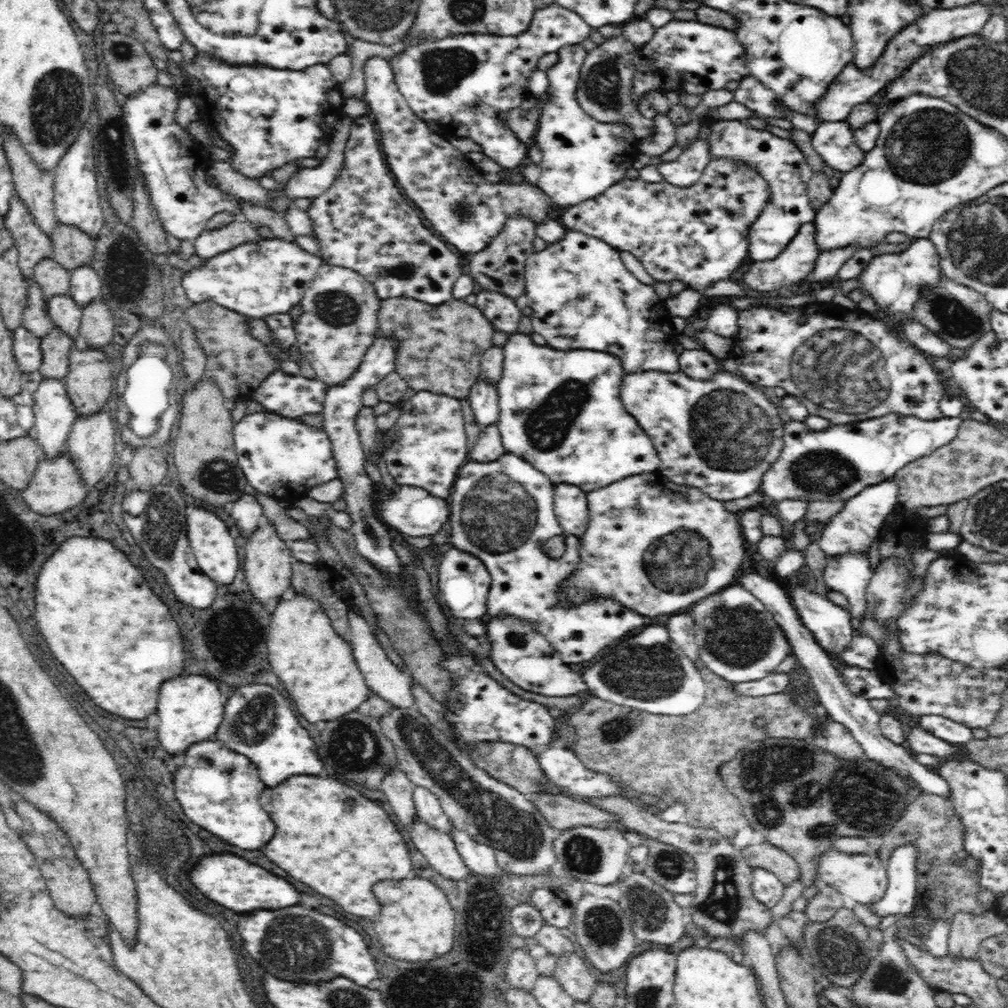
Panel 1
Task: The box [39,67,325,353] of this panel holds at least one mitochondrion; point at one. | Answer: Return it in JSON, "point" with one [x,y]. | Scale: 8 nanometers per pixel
{"point":[111,123]}

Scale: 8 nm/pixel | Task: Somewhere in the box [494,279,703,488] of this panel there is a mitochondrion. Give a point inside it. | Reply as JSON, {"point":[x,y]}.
{"point":[548,426]}

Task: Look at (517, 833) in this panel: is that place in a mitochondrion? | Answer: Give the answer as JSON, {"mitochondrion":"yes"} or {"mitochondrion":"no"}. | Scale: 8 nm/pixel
{"mitochondrion":"yes"}

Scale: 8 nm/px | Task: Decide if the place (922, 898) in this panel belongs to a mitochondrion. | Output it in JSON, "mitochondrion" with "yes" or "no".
{"mitochondrion":"no"}

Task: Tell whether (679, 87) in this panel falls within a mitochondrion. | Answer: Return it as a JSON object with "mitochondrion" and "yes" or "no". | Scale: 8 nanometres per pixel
{"mitochondrion":"no"}

